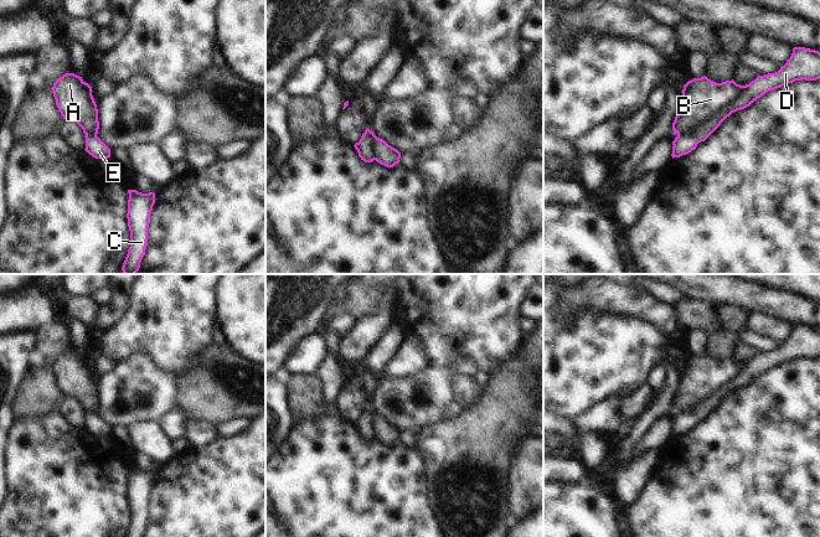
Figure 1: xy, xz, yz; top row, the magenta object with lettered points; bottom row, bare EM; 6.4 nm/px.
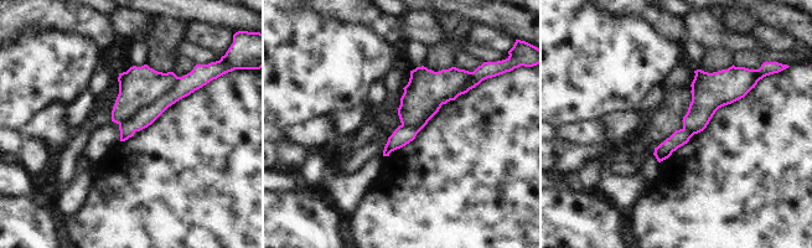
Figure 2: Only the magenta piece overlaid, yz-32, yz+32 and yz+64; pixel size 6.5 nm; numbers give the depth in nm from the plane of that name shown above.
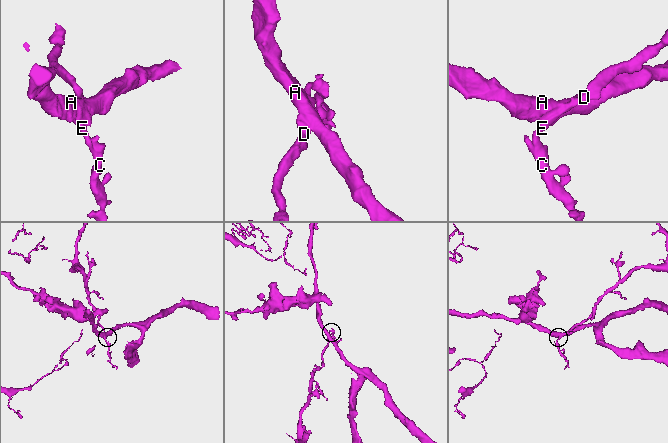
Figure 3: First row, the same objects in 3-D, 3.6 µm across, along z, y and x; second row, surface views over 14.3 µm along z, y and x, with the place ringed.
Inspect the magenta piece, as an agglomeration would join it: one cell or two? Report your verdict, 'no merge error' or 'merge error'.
merge error

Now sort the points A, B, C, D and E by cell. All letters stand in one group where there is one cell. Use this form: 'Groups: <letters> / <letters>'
Groups: A B / C D E.

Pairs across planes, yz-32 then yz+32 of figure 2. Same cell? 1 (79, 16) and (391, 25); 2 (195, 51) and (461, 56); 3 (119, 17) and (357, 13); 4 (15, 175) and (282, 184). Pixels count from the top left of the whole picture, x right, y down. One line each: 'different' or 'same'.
1: same
2: different
3: different
4: same

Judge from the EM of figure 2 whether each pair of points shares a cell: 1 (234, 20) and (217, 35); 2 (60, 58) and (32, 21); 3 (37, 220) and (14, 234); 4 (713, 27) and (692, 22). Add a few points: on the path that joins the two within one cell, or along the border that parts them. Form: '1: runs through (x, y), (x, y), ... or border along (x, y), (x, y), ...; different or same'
1: border along (197, 20), (216, 26), (226, 26), (233, 34); different
2: border along (67, 31), (29, 30), (21, 32), (13, 41); different
3: runs through (31, 226), (20, 234); same
4: runs through (708, 27), (697, 24); same

